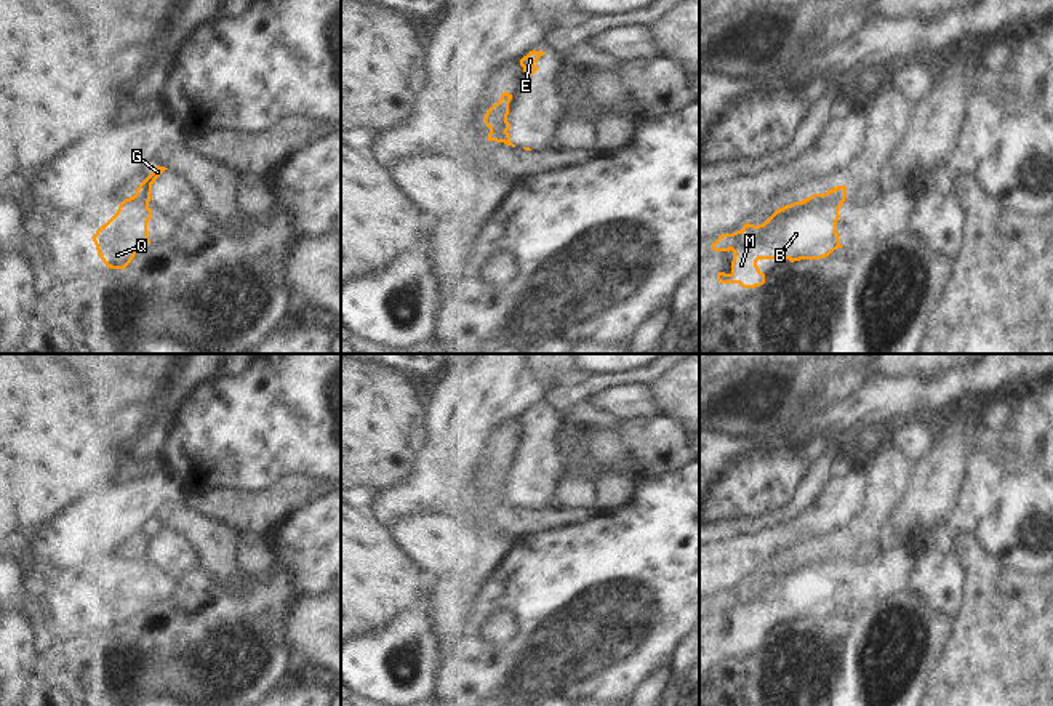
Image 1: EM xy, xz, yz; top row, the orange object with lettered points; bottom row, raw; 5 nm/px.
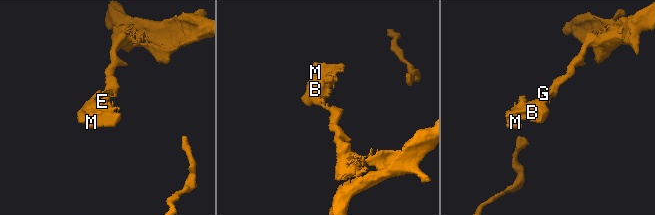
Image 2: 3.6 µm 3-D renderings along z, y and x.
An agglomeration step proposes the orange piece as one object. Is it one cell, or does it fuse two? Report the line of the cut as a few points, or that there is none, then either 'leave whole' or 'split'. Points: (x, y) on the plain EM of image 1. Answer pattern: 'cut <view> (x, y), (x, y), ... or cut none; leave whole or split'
cut xy (133, 554), (148, 565); split

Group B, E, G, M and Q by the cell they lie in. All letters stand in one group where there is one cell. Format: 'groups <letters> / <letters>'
groups B E M Q / G

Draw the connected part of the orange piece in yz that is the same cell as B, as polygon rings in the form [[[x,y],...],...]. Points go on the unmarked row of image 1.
[[[813,552],[776,568],[763,583],[744,583],[741,589],[722,592],[714,610],[733,610],[731,631],[719,631],[717,640],[755,647],[765,642],[759,618],[821,618],[842,607],[837,592],[840,573],[824,552]]]

